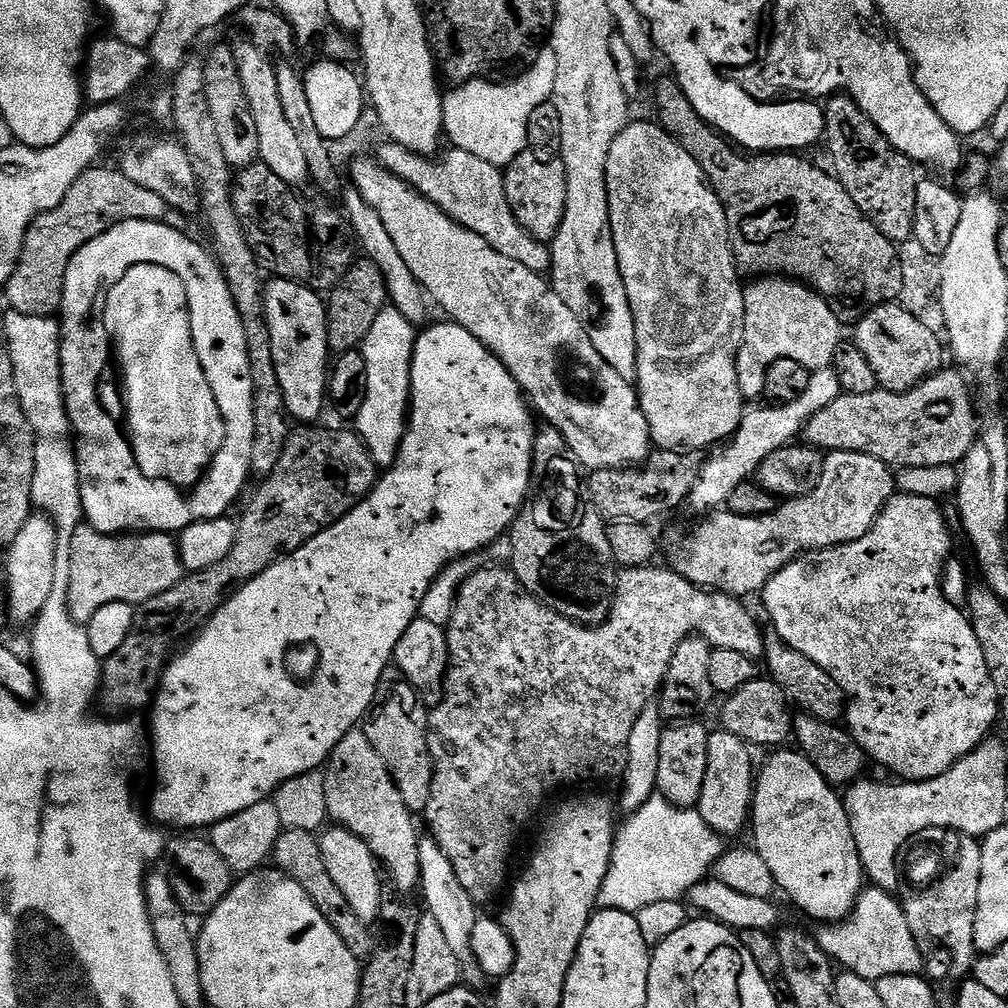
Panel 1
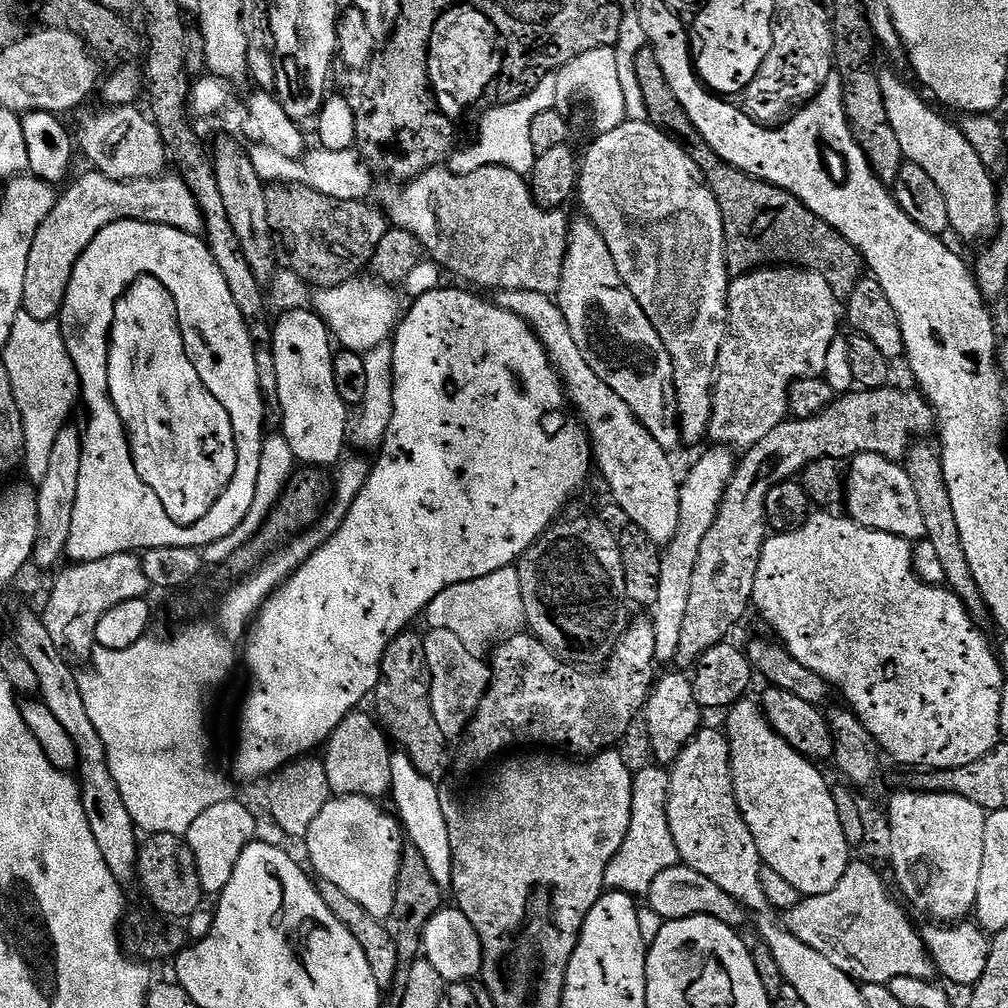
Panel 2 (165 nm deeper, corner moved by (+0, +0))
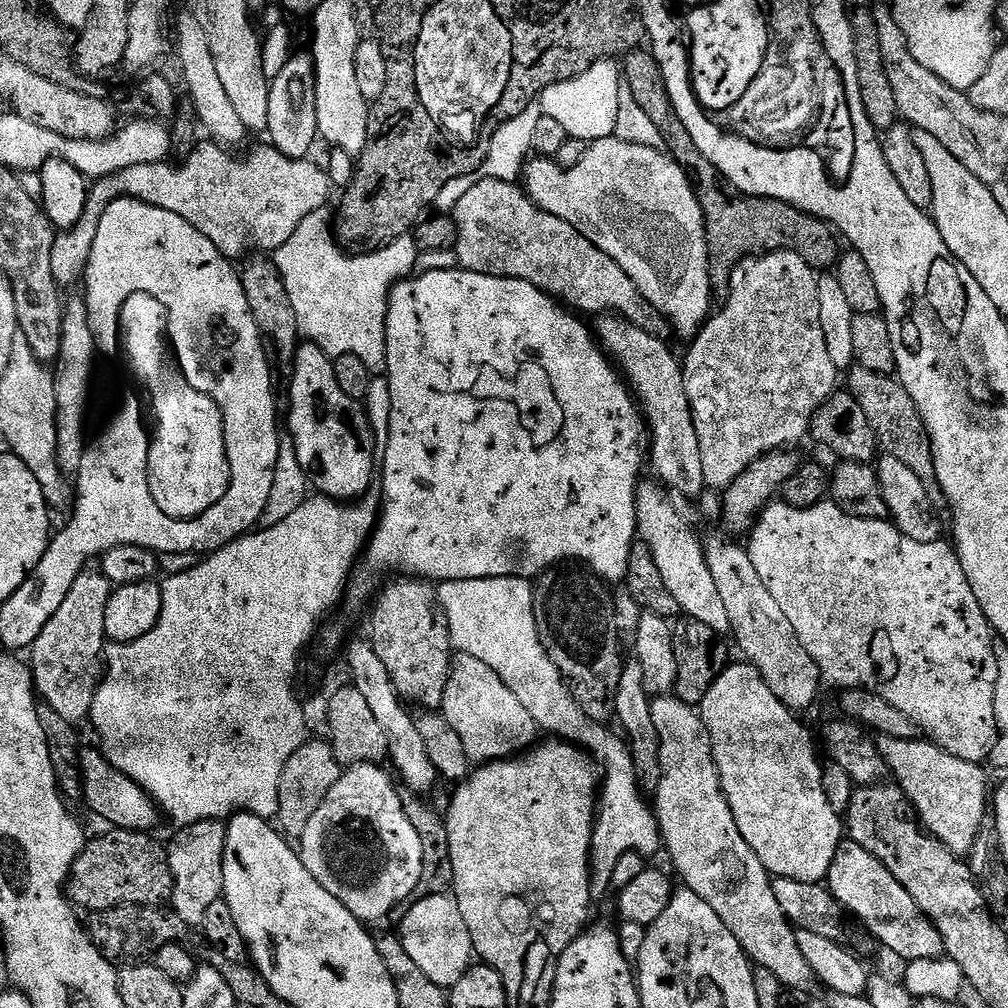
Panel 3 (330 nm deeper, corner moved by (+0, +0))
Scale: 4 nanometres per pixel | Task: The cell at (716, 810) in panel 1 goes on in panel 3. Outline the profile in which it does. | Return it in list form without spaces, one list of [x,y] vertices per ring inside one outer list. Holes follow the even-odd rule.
[[[672,694],[657,695],[651,701],[651,706],[654,730],[660,743],[660,784],[656,787],[654,793],[654,811],[656,821],[660,824],[662,848],[665,853],[668,851],[668,856],[672,859],[673,866],[676,867],[677,873],[675,872],[675,875],[677,877],[680,875],[684,879],[681,880],[683,887],[689,888],[694,894],[698,894],[698,898],[702,898],[702,902],[706,902],[706,906],[710,906],[714,910],[714,914],[718,914],[718,918],[722,918],[726,930],[730,930],[730,934],[734,934],[734,938],[738,938],[742,950],[748,955],[749,961],[755,967],[772,971],[774,978],[781,980],[785,989],[792,990],[792,988],[806,987],[808,983],[813,983],[814,980],[810,970],[810,962],[806,962],[806,958],[802,958],[802,950],[798,950],[798,942],[796,941],[797,929],[788,921],[786,914],[782,914],[782,906],[778,906],[778,898],[774,898],[774,890],[772,889],[773,877],[769,876],[766,866],[762,866],[762,862],[758,862],[758,854],[754,854],[754,850],[750,850],[750,846],[746,846],[746,838],[742,838],[742,830],[738,830],[738,822],[734,822],[734,814],[726,802],[724,791],[720,785],[718,766],[716,765],[716,759],[712,757],[712,746],[708,743],[704,724],[700,721],[697,709],[693,705],[682,703]]]

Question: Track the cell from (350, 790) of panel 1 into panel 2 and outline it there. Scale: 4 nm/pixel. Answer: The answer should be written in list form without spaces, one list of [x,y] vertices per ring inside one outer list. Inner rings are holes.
[[[353,710],[346,718],[342,718],[342,722],[338,722],[332,737],[326,741],[325,752],[322,752],[326,782],[330,782],[330,790],[336,796],[381,798],[391,793],[390,762],[394,748],[385,729],[369,716],[364,710]]]

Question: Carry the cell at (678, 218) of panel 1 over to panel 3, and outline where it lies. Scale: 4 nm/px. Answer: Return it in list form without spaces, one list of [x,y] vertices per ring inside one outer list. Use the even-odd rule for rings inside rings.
[[[612,135],[604,140],[595,140],[589,143],[578,163],[569,168],[561,168],[552,158],[529,159],[522,169],[522,187],[539,208],[554,214],[554,218],[562,218],[566,222],[570,222],[570,226],[574,226],[574,230],[578,230],[578,234],[582,234],[590,243],[598,246],[598,250],[602,250],[602,254],[614,258],[614,262],[618,262],[618,266],[626,272],[626,278],[630,278],[634,282],[634,286],[638,288],[638,294],[644,299],[644,303],[667,319],[673,333],[677,332],[684,339],[684,342],[691,342],[696,339],[701,328],[704,327],[705,320],[708,319],[714,308],[714,305],[712,305],[714,293],[712,283],[708,277],[708,243],[704,233],[704,215],[689,173],[685,172],[668,155],[667,151],[660,148],[651,148],[650,146],[638,146],[634,142],[622,142],[615,135]]]

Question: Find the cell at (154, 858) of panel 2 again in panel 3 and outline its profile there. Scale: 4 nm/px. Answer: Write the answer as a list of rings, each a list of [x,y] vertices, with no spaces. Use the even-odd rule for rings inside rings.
[[[124,828],[104,830],[101,836],[96,836],[87,841],[80,849],[80,855],[72,863],[72,870],[68,873],[66,895],[77,909],[88,908],[89,913],[101,912],[117,908],[123,904],[137,904],[150,906],[151,904],[163,905],[172,899],[172,871],[168,861],[165,845],[155,840],[155,835],[147,832],[128,832]]]

